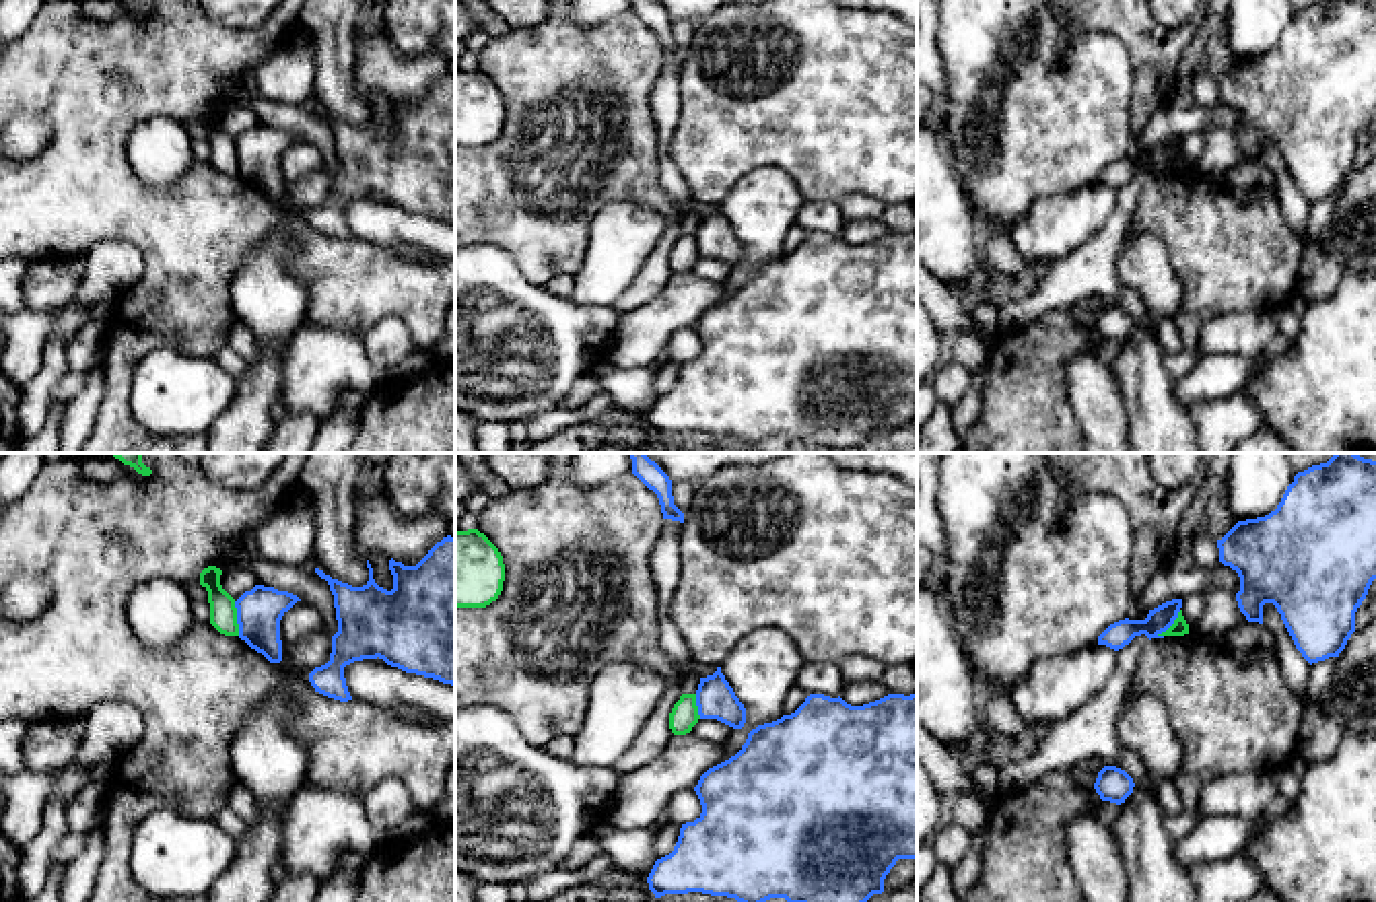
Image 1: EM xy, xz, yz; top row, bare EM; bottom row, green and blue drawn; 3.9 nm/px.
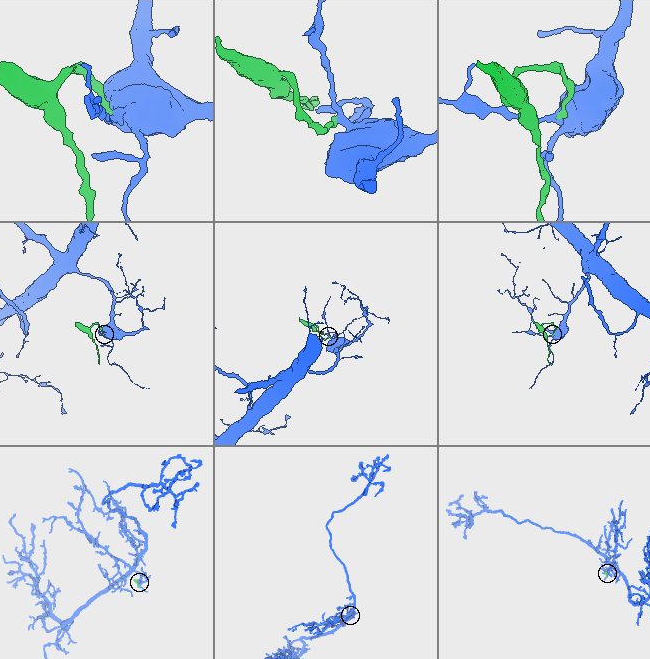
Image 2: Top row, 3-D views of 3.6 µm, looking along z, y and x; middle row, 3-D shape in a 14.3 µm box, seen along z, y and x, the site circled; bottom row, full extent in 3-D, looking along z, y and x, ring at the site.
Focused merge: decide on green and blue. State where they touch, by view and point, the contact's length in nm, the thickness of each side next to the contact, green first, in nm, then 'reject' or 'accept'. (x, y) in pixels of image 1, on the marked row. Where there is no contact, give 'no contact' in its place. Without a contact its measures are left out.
contact xy (235, 618); length 140 nm; calibres 110 and 180 nm; reject

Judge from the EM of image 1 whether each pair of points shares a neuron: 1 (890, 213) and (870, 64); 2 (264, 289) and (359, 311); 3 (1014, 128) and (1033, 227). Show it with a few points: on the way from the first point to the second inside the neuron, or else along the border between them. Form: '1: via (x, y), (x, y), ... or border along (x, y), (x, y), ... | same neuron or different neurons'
1: border along (841, 196), (870, 194), (895, 204) | different neurons
2: border along (295, 252), (295, 274), (305, 289), (305, 322) | different neurons
3: border along (1074, 192), (1041, 196), (1008, 231) | different neurons

